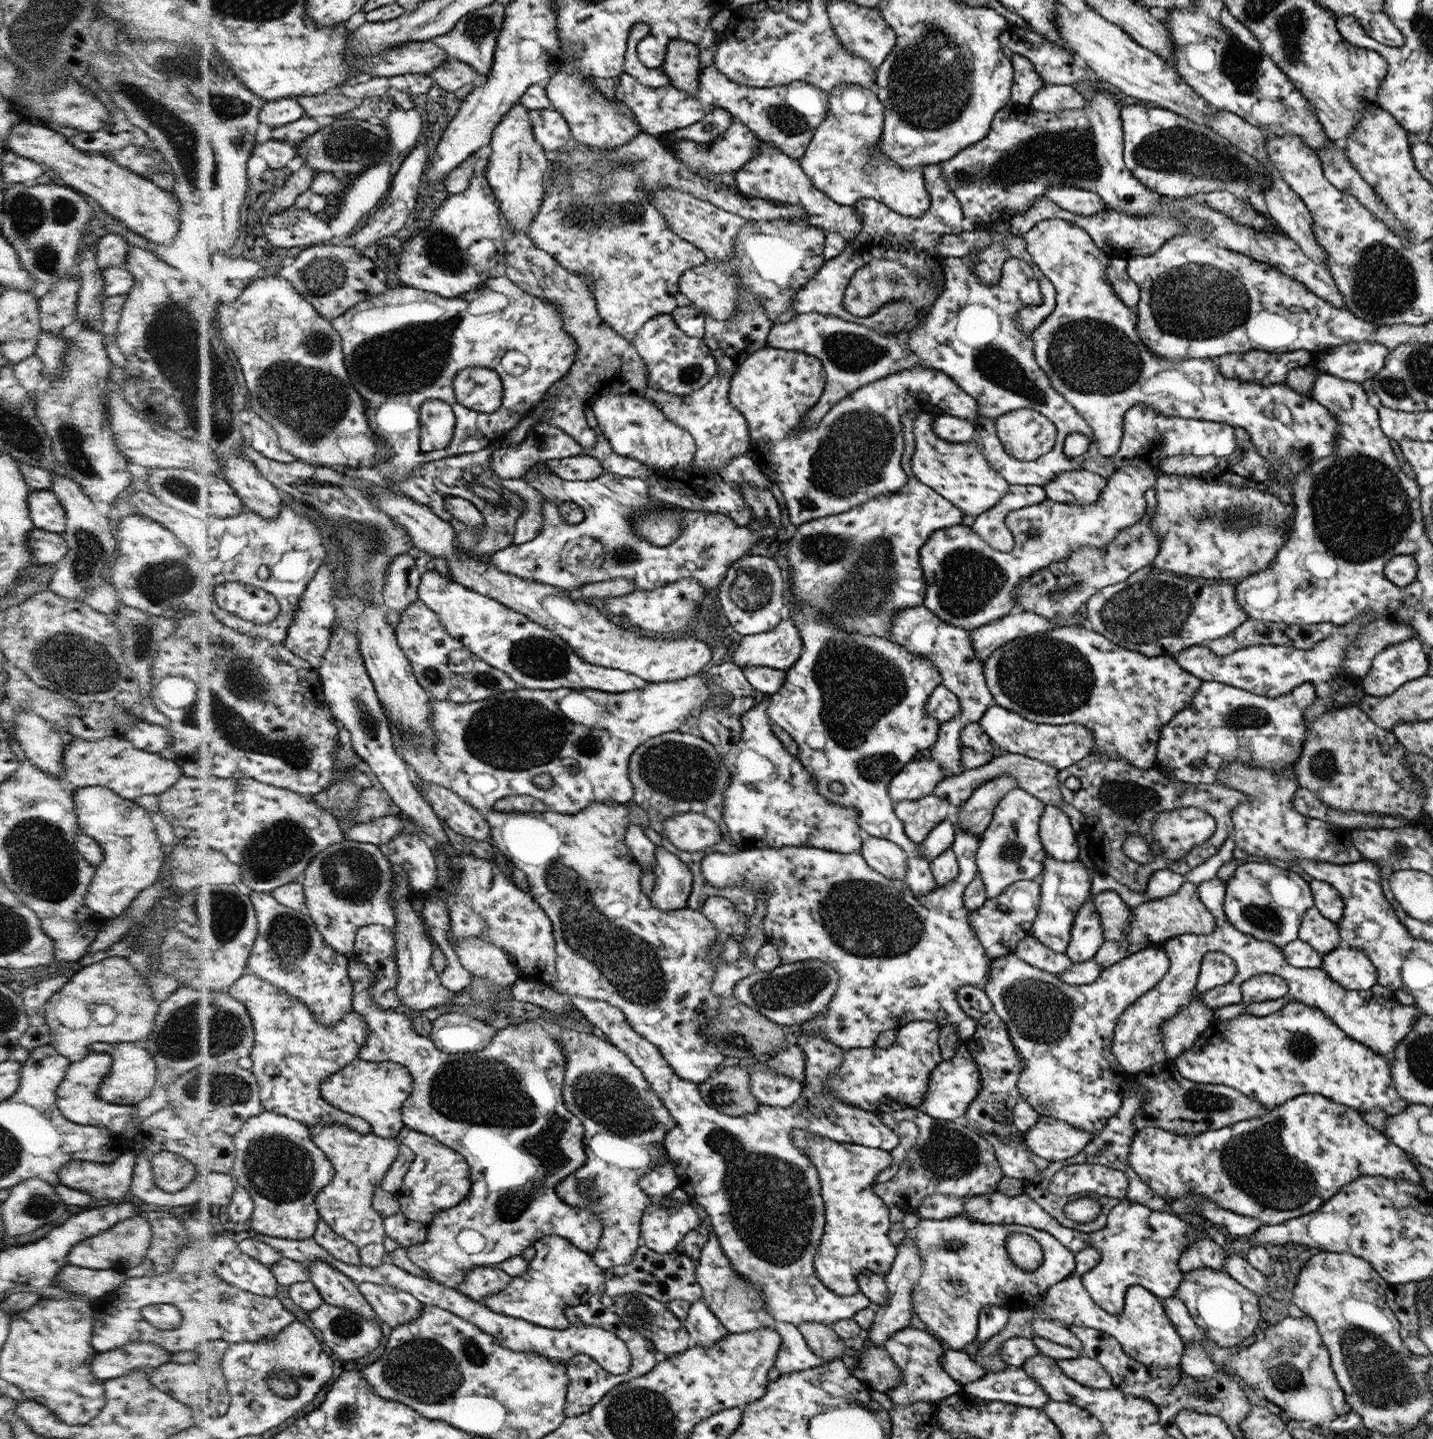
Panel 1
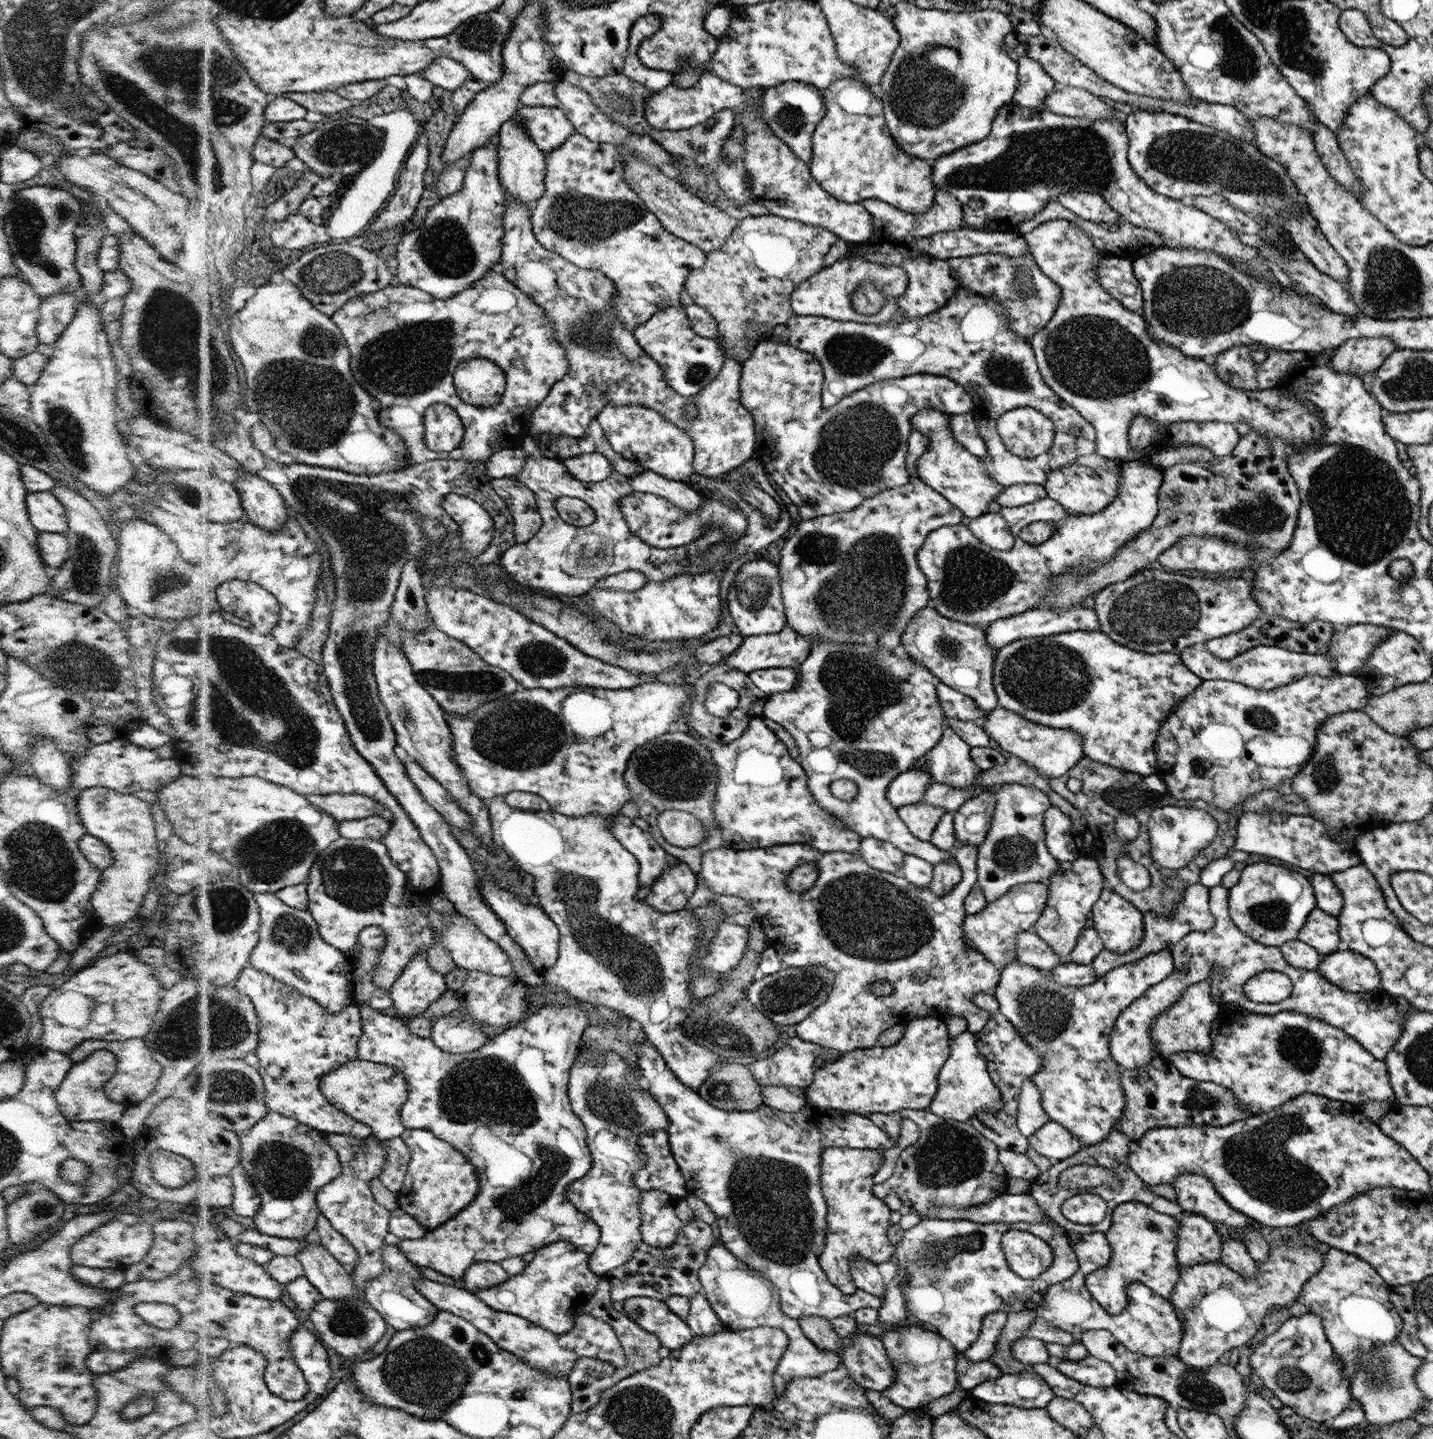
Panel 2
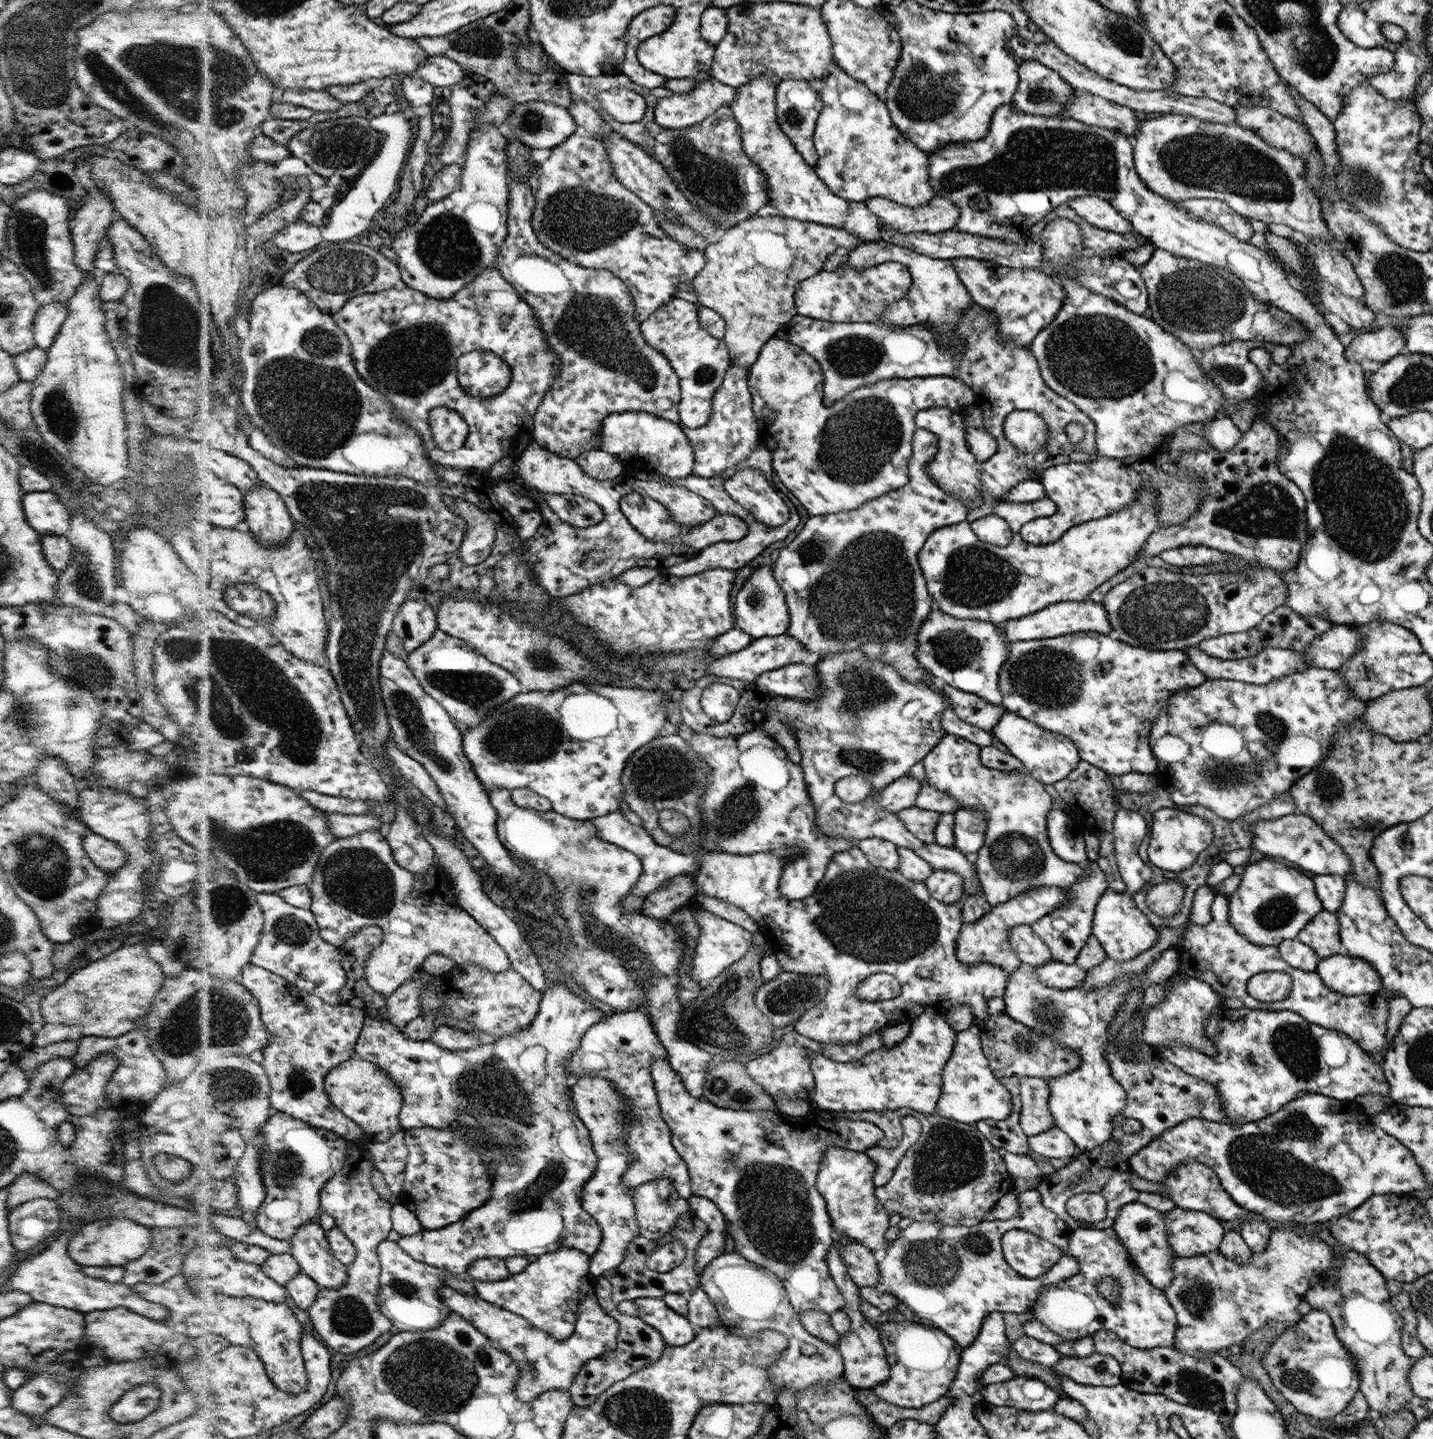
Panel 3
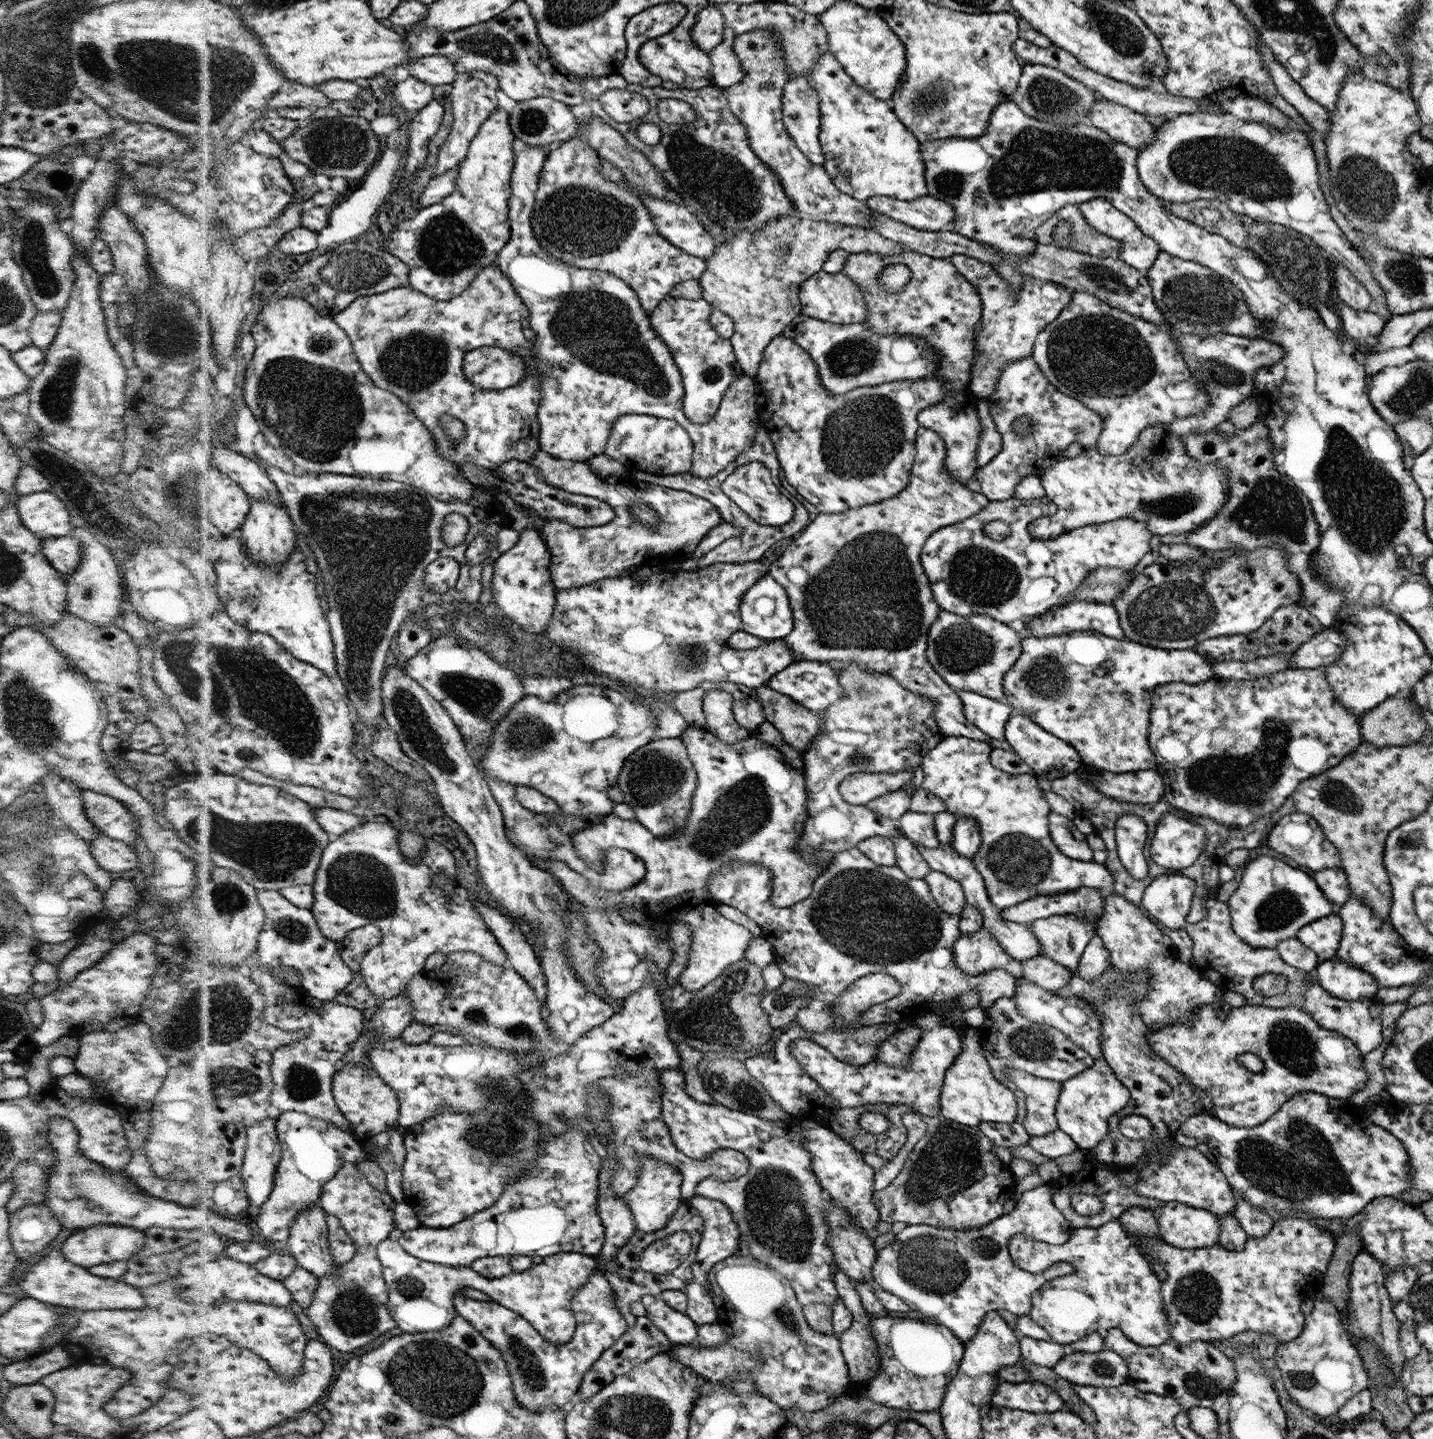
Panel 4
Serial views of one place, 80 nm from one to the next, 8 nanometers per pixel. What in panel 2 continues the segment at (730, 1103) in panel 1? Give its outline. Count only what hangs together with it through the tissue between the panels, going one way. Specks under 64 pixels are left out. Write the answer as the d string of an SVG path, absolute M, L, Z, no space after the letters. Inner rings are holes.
M728 1062L711 1074L698 1092L704 1101L728 1112L756 1111L764 1105L762 1088L747 1065Z

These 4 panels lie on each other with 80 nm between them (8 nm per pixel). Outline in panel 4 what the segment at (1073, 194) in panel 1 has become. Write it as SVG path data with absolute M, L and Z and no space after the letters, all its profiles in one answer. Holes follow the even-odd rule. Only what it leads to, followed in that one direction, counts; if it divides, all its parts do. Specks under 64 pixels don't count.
M1094 199L1080 204L1079 208L1089 224L1106 236L1111 236L1121 242L1121 250L1115 254L1115 257L1123 260L1125 264L1131 265L1134 269L1138 269L1146 277L1146 274L1155 265L1161 251L1158 241L1152 240L1152 237L1144 233L1130 216L1116 209L1110 201Z

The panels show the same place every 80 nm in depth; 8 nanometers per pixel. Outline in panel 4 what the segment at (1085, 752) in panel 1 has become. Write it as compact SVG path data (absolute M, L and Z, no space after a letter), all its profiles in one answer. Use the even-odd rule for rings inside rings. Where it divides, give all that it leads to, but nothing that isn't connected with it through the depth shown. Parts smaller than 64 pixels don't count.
M1012 714L1006 724L1006 740L1031 768L1033 775L1040 780L1056 780L1064 778L1068 773L1076 771L1083 765L1081 757L1072 745L1061 738L1046 732L1039 724L1024 714Z

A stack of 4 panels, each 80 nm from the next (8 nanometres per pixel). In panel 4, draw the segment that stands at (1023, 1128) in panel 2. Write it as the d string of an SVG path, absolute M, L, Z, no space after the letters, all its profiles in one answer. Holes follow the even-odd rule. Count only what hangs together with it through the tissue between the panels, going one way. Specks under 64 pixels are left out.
M1009 1070L1011 1081L1026 1096L1028 1116L1024 1129L1030 1137L1048 1135L1059 1131L1058 1104L1063 1094L1063 1083L1040 1078L1023 1070Z

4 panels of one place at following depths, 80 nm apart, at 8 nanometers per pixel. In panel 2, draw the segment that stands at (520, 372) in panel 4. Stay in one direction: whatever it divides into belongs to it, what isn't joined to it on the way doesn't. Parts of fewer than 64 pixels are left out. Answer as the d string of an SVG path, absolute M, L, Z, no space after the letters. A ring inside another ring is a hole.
M472 358L456 367L454 381L458 395L468 404L496 406L507 388L504 369L494 360Z

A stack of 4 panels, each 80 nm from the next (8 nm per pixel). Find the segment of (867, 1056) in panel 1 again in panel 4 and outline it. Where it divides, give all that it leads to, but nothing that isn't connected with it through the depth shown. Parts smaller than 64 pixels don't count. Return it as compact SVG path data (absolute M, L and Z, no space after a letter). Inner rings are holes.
M932 1013L917 1017L913 1025L923 1028L922 1039L911 1054L911 1067L892 1066L876 1058L863 1067L840 1062L831 1052L817 1042L798 1039L791 1044L792 1056L827 1090L832 1101L842 1108L853 1108L878 1103L906 1105L924 1116L936 1118L942 1114L942 1091L946 1072L962 1054L962 1037L959 1030L943 1024L942 1016Z

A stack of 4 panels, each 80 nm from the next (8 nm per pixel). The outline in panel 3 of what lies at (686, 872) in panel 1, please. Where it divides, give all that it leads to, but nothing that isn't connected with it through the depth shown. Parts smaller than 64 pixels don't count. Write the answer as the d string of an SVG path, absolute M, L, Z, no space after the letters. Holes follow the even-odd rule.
M678 875L672 877L669 880L668 886L659 888L660 892L654 892L652 895L648 895L643 901L642 910L651 917L656 917L660 920L668 920L669 916L678 911L679 908L685 906L689 902L691 896L696 896L697 890L695 886L695 879L692 875Z

